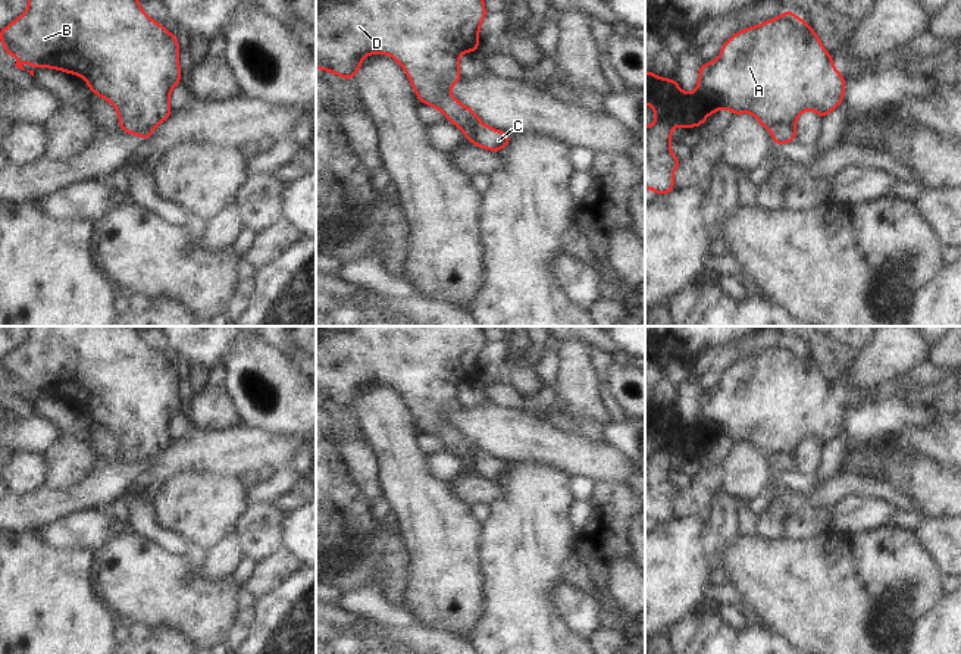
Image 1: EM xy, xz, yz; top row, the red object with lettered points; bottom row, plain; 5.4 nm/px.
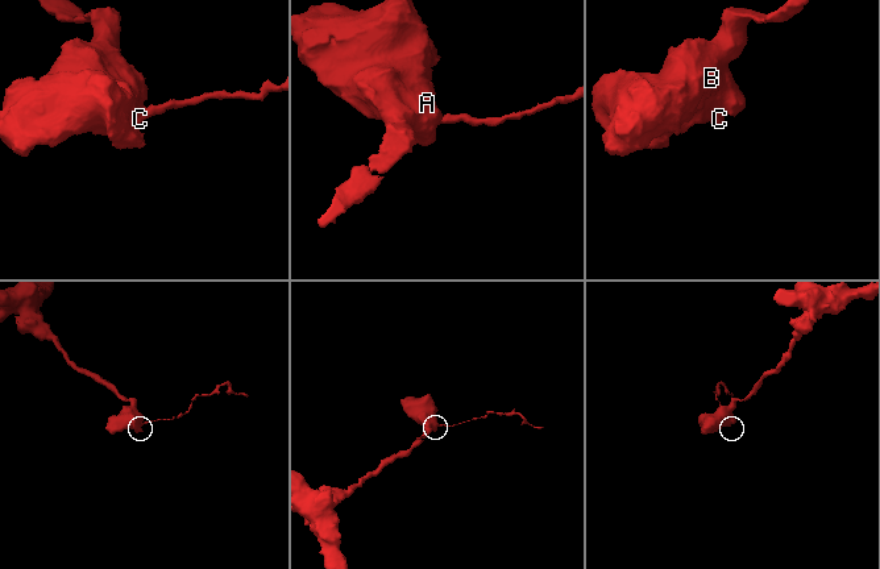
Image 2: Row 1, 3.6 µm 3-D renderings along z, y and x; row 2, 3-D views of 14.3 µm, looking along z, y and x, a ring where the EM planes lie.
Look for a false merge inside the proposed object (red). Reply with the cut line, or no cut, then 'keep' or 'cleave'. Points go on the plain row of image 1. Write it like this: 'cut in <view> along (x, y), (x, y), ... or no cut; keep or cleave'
cut in yz along (794, 453), (776, 453), (770, 459); cleave

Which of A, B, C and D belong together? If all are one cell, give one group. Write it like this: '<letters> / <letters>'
A B D / C

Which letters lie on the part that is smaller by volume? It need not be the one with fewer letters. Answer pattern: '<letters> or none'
C.

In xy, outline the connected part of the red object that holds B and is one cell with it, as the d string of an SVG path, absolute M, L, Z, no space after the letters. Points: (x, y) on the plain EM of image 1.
M29 326L26 341L16 347L12 353L0 360L0 369L4 375L4 382L7 385L16 384L19 389L15 392L16 397L24 398L22 392L28 389L32 397L43 395L56 400L63 400L66 403L75 403L84 407L90 419L112 432L119 445L120 460L145 466L150 459L154 459L165 448L172 444L169 434L169 425L175 414L181 413L181 398L179 398L179 373L176 364L172 364L165 354L154 351L138 334L137 326Z

